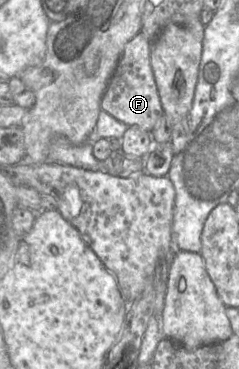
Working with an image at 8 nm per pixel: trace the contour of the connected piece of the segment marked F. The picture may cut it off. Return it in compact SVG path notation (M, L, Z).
M141 32L126 45L101 99L101 109L127 126L151 132L164 115L151 67L151 43Z

